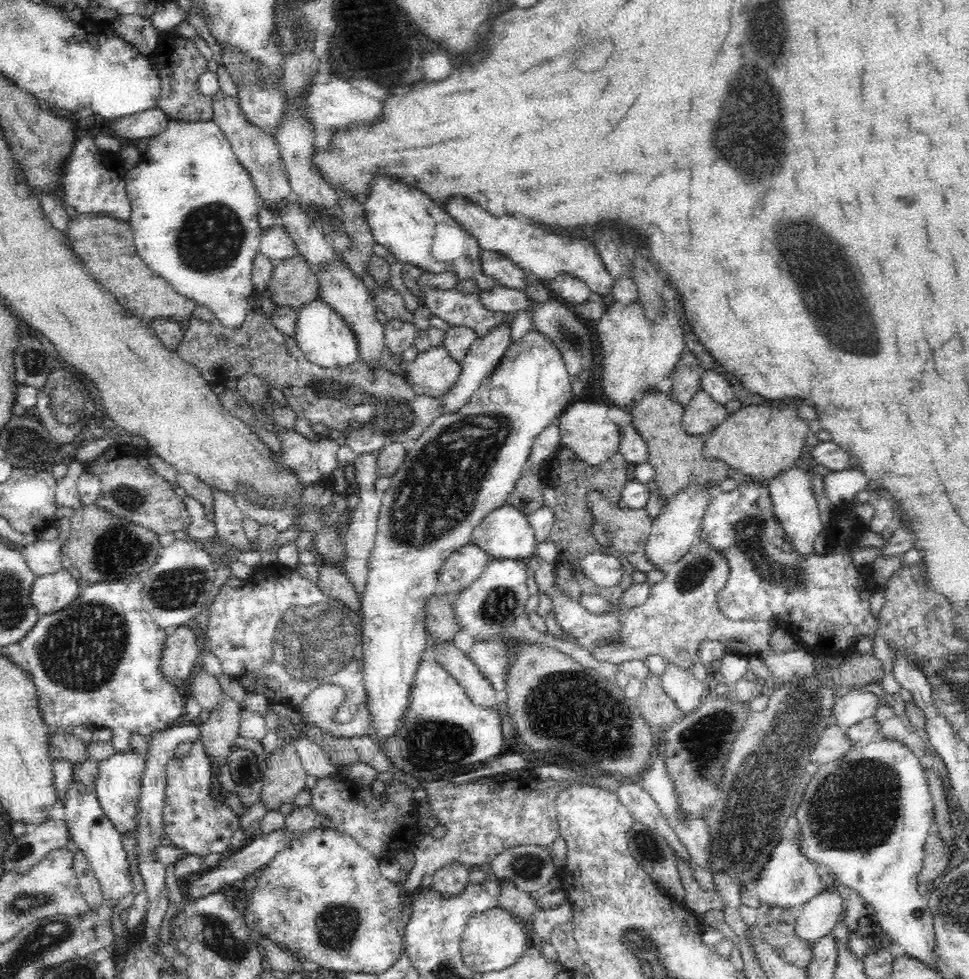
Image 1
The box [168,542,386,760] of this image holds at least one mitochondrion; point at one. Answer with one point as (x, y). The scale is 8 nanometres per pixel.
(310, 638)

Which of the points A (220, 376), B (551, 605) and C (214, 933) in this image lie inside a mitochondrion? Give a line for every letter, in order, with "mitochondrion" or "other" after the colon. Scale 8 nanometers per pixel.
A: other
B: other
C: mitochondrion

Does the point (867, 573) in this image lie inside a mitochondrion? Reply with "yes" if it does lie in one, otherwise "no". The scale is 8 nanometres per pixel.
no

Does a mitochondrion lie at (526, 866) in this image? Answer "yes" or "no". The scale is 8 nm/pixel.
yes

